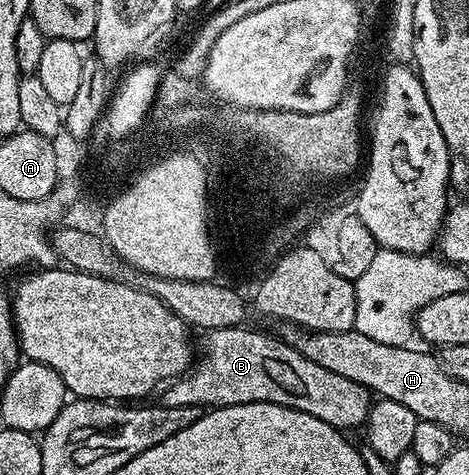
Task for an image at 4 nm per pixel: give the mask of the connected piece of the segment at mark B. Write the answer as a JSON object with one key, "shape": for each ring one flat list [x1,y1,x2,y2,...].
{"shape":[[246,325,226,326,220,330,206,331,203,342,203,355,194,359,193,365,186,374,180,374,162,391,162,405,181,408,181,404,214,408,216,406,236,406,237,404,253,404,268,402,285,408,293,408,297,412,305,412,309,416,317,416,317,420,325,420,327,426,340,432,348,432,354,426,362,427,371,410,373,395,357,380,348,380,345,376,337,376,337,372,329,372,321,368,321,364,313,364,313,360,305,360,301,352,280,342,278,337,258,334,255,330,247,330]]}

